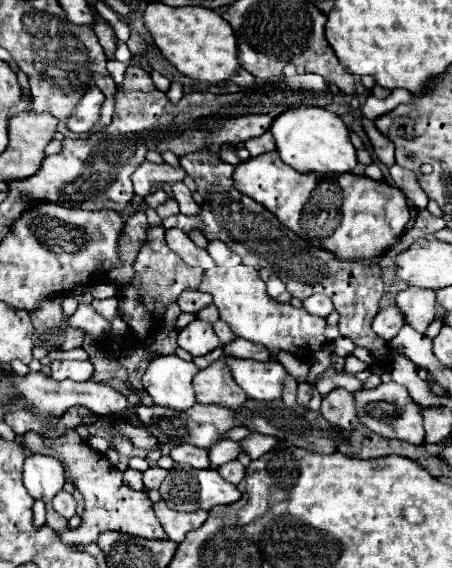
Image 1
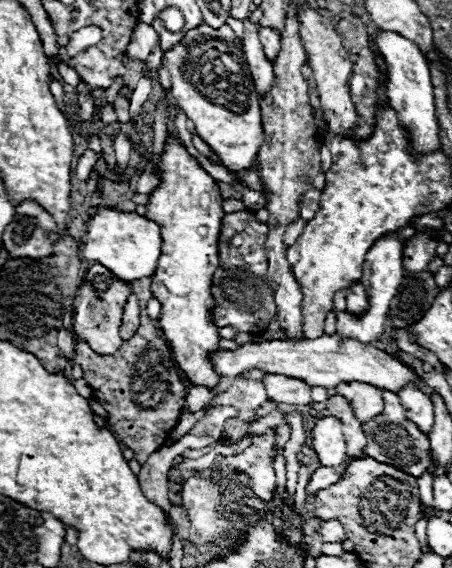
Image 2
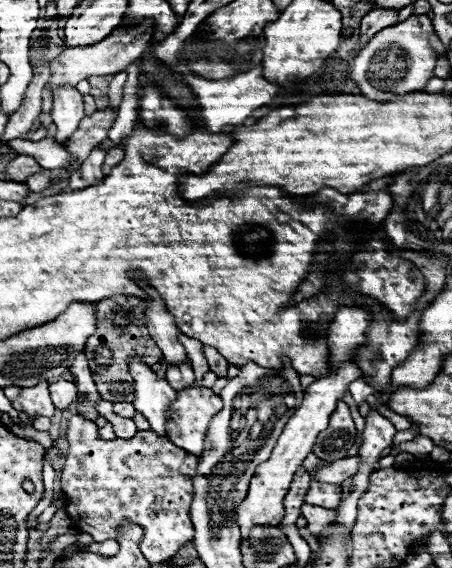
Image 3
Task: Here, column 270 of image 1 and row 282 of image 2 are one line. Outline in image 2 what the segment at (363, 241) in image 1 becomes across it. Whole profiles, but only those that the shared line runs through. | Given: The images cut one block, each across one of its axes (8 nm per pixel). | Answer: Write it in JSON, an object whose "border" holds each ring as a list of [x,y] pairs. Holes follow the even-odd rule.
{"border":[[[168,136],[160,162],[156,166],[160,184],[150,192],[146,204],[146,218],[160,226],[162,252],[158,258],[156,274],[152,278],[152,294],[162,304],[160,328],[172,346],[174,358],[184,376],[194,386],[216,388],[220,374],[216,374],[210,354],[218,352],[218,326],[212,322],[212,274],[220,266],[220,254],[216,250],[220,236],[220,222],[224,218],[222,196],[218,182],[200,166],[200,162],[188,154],[186,146]]]}

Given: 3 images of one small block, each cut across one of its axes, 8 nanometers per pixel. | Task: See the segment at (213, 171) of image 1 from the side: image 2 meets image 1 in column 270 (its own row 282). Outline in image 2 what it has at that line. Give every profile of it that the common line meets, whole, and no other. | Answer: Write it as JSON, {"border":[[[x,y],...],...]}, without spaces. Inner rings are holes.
{"border":[[[232,212],[222,218],[218,240],[220,268],[212,280],[212,296],[216,300],[212,314],[218,328],[232,326],[238,332],[262,334],[276,316],[274,290],[268,284],[268,258],[264,250],[266,236],[268,226],[260,224],[252,212]]]}

